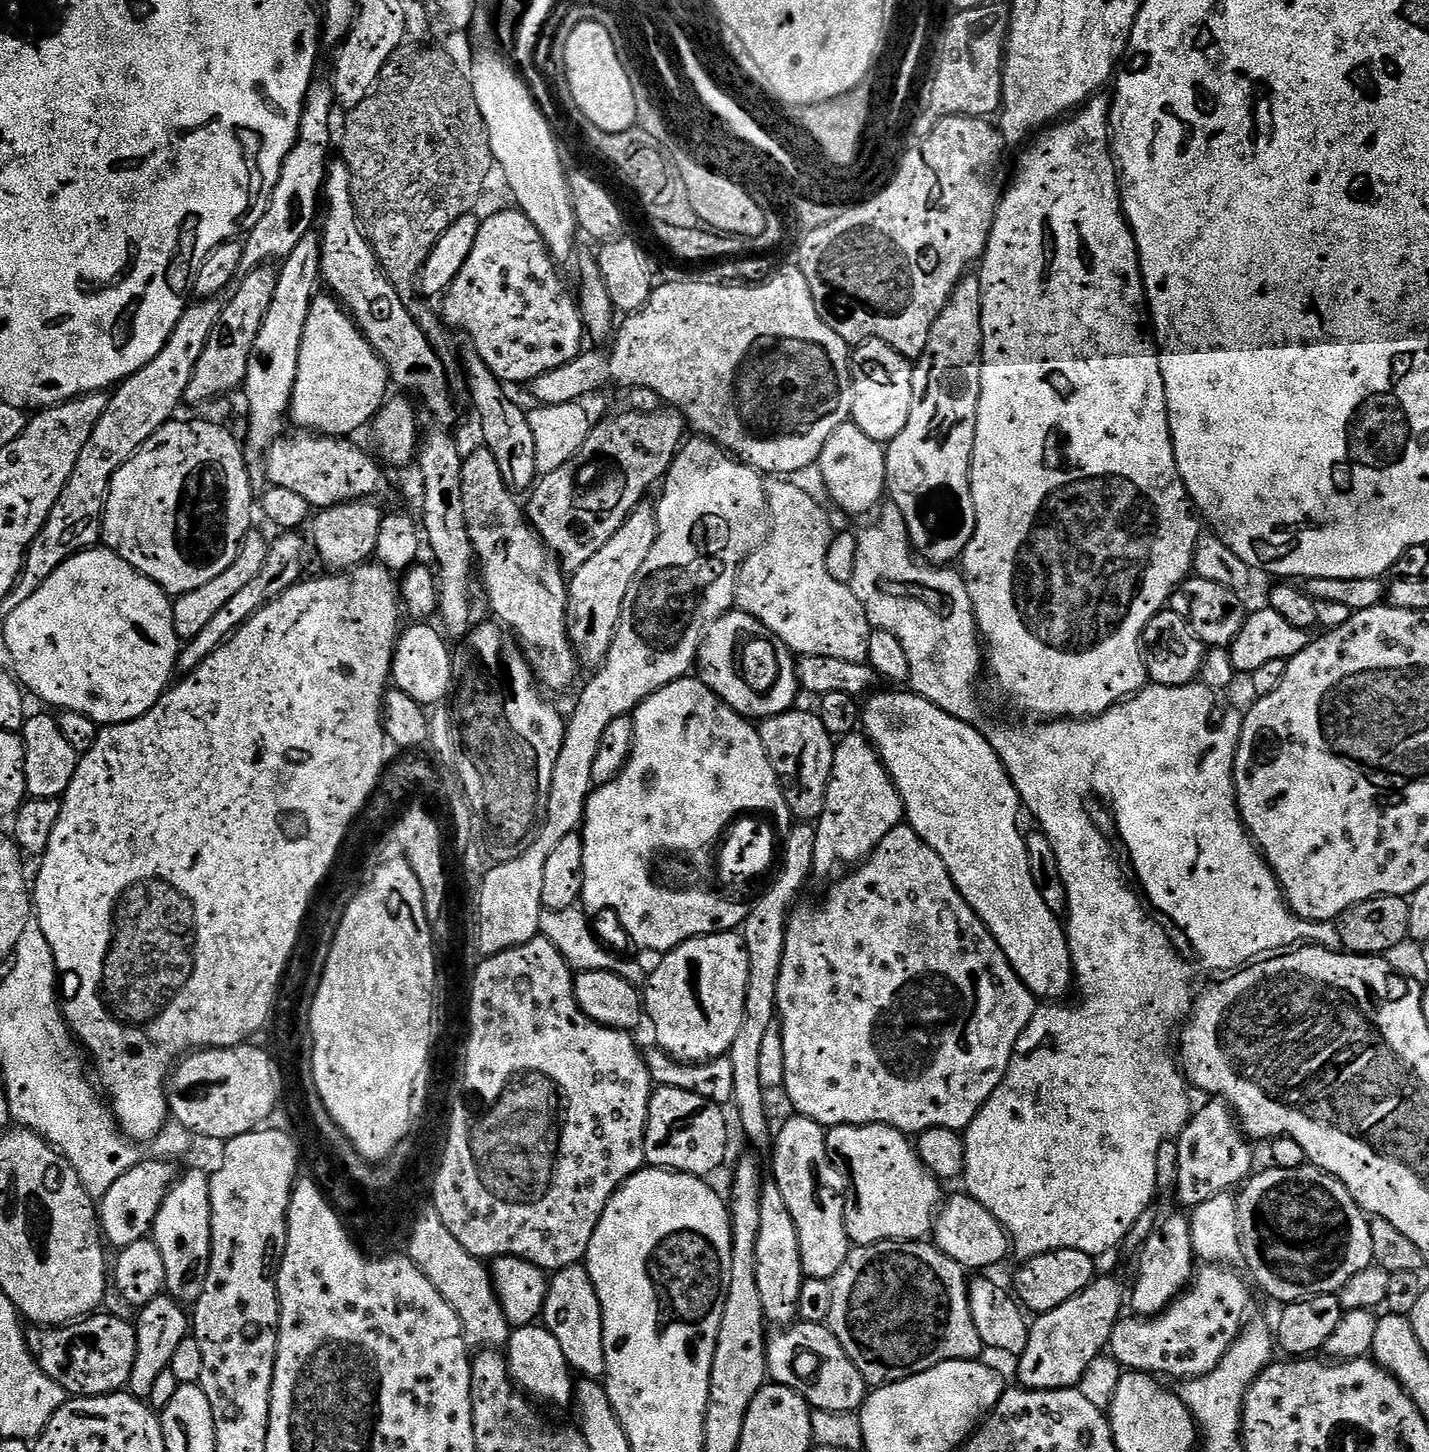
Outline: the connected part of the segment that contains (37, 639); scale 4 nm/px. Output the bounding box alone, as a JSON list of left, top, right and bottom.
[2,546,182,726]

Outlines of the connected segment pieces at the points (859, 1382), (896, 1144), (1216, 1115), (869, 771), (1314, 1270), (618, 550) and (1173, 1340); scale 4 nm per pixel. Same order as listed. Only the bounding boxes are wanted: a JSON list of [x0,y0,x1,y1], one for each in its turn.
[[768,1322,866,1413],[826,1124,942,1245],[1174,1098,1253,1210],[814,734,905,872],[1238,1162,1374,1304],[568,502,660,670],[1110,1262,1252,1381]]

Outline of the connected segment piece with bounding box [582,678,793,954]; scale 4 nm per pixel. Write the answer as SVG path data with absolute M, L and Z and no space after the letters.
M685 678L670 682L664 688L659 688L650 698L646 698L635 710L636 728L634 727L634 739L632 741L632 755L628 763L620 769L619 773L609 784L599 785L588 797L586 810L584 811L584 823L582 825L582 839L584 842L584 885L582 886L582 904L589 913L604 912L609 908L616 912L622 927L628 931L628 936L644 952L656 952L663 954L673 952L677 946L687 940L693 940L695 936L712 936L715 932L734 932L743 925L745 918L750 914L753 901L738 902L737 904L720 904L714 895L699 895L695 892L687 894L674 894L674 882L667 880L667 864L673 857L684 858L689 854L699 853L706 846L706 842L712 841L712 837L718 836L718 829L725 821L732 817L739 808L764 808L778 814L778 818L788 822L793 819L792 811L788 809L788 803L784 797L784 791L780 789L780 779L774 774L770 766L770 758L762 746L757 725L747 716L740 716L726 702L722 702L709 690L699 678Z

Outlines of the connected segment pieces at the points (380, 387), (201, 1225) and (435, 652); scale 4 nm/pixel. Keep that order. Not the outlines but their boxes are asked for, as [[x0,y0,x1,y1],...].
[[291,294,389,437],[151,1172,212,1306],[391,622,454,706]]

